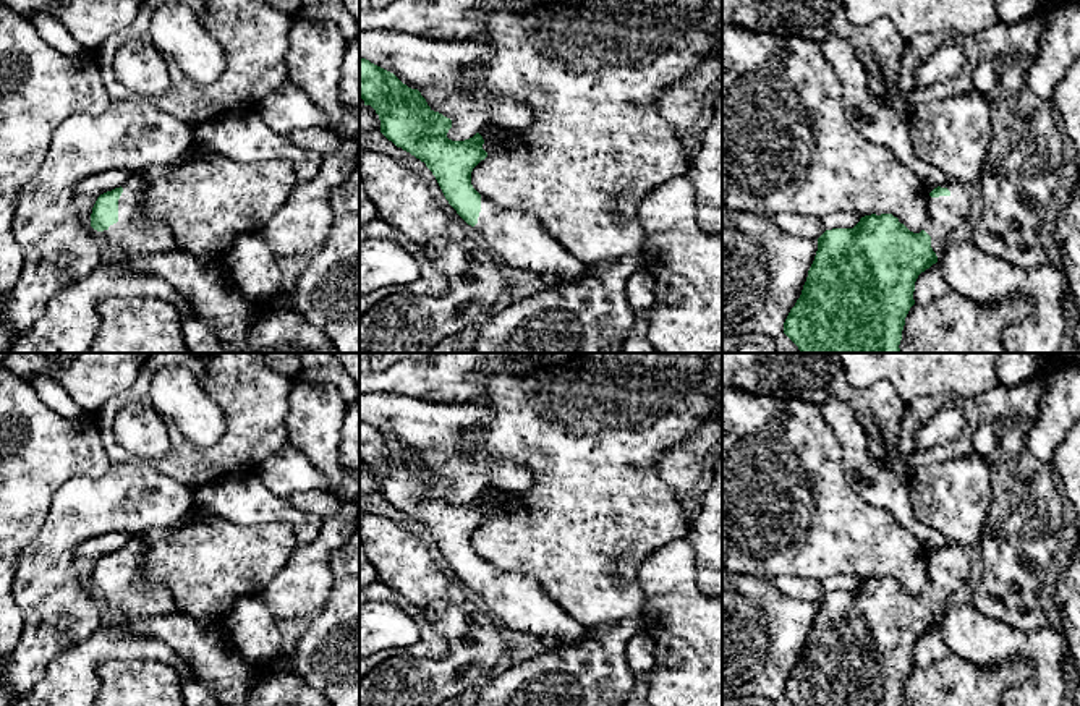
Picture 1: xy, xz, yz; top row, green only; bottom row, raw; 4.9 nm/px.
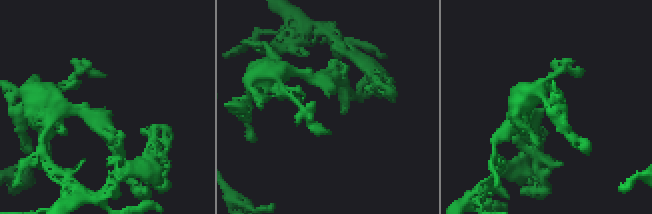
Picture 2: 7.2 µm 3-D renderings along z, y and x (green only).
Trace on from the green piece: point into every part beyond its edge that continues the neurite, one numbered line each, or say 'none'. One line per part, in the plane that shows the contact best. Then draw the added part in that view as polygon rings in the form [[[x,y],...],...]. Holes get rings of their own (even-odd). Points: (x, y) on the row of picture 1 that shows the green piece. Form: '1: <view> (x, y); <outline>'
1: xy (127, 235); [[[141,172],[130,176],[118,199],[118,222],[104,232],[94,230],[104,241],[108,254],[128,253],[152,254],[173,249],[175,236],[167,223],[154,220],[147,230],[141,227],[139,206],[144,199],[146,181]]]

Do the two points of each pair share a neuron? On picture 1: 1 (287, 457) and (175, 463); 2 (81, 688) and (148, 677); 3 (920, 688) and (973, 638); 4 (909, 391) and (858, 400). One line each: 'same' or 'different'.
1: different
2: different
3: different
4: different

